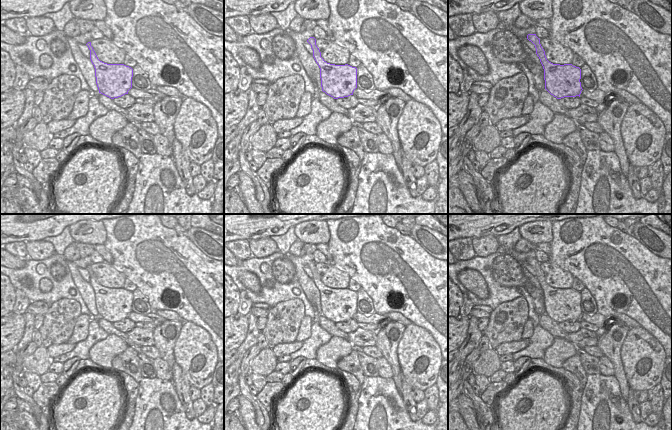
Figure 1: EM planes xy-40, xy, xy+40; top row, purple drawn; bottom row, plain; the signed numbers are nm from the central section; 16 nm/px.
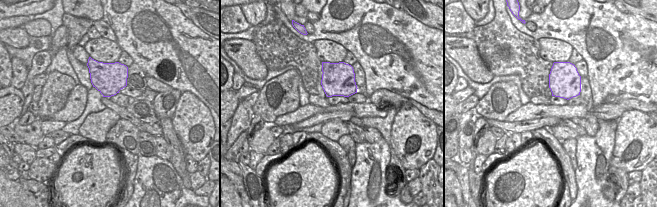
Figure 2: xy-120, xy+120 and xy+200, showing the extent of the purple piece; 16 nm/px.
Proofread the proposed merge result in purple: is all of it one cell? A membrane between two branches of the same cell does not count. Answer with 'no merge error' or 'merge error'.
no merge error

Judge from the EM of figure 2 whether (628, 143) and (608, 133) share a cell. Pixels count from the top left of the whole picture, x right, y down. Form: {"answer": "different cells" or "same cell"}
{"answer": "different cells"}

